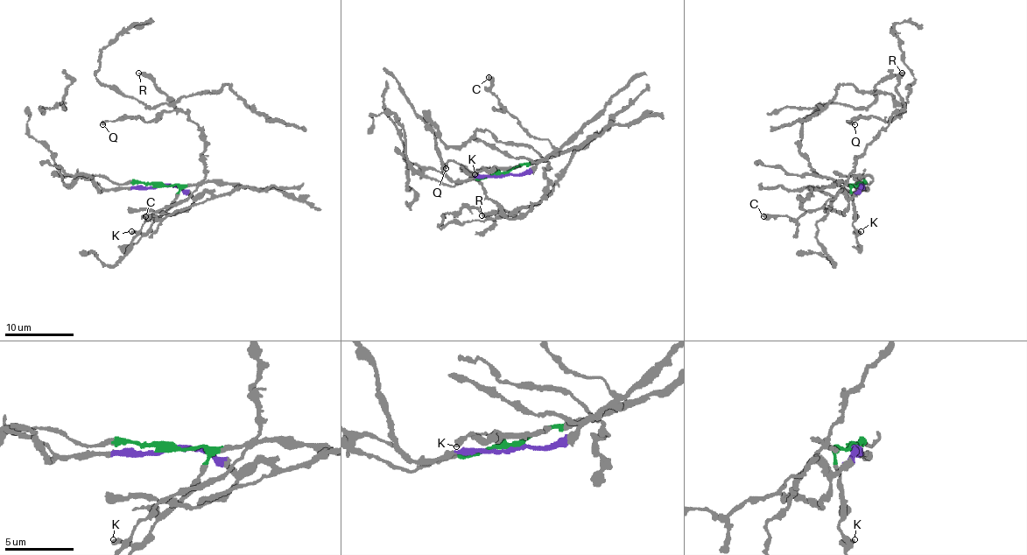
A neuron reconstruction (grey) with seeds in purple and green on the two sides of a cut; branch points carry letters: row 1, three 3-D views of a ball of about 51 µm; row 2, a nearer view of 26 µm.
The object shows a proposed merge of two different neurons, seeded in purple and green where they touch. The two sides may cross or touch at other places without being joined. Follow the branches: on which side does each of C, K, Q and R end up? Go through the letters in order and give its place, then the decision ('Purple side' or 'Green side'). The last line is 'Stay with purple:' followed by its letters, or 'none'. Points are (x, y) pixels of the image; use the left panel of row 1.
C: Place: (145, 216). Purple side
K: Place: (131, 231). Green side
Q: Place: (102, 124). Green side
R: Place: (138, 73). Green side
Stay with purple: C

